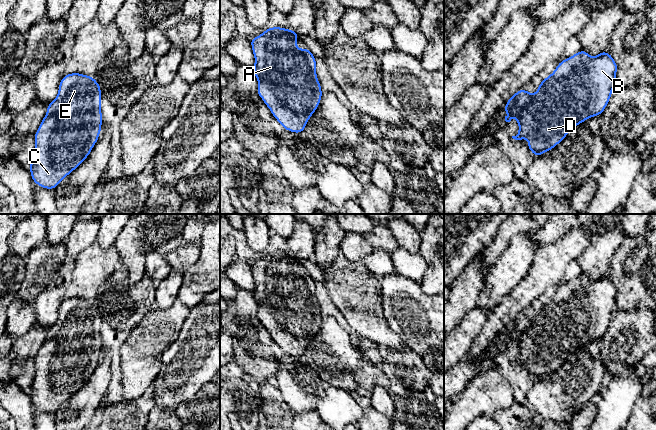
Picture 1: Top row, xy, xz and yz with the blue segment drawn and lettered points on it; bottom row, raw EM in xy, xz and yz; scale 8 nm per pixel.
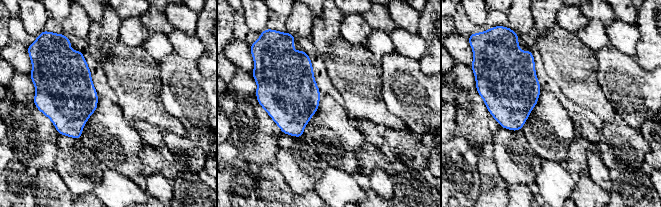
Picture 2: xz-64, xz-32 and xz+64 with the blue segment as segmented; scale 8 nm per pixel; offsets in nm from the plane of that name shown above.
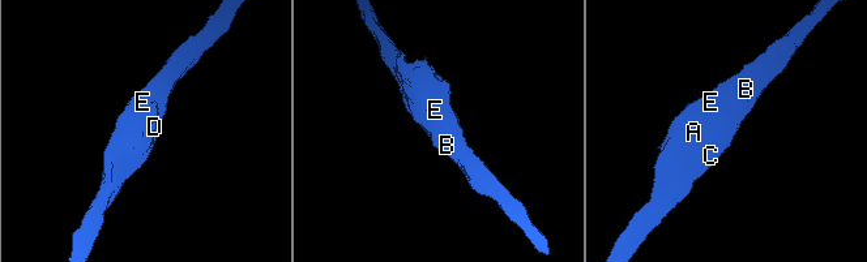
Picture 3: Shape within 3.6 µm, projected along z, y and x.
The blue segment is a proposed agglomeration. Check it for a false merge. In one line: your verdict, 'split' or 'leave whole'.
leave whole

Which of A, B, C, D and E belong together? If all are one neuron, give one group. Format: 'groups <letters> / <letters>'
groups A B C D E

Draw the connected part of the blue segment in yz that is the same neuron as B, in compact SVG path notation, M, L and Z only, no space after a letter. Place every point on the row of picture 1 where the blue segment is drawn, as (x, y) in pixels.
M581 50L562 60L552 74L542 79L534 95L520 89L510 96L504 107L504 113L510 114L505 116L505 121L510 122L515 117L519 125L519 133L512 138L527 138L528 149L534 153L534 157L554 149L572 128L603 113L614 90L617 69L615 60L606 51L591 57Z

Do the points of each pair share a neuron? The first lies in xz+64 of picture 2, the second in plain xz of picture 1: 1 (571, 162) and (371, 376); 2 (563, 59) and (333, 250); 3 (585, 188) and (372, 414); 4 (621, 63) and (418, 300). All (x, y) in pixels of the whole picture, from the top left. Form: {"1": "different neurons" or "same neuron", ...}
{"1": "same neuron", "2": "different neurons", "3": "same neuron", "4": "same neuron"}

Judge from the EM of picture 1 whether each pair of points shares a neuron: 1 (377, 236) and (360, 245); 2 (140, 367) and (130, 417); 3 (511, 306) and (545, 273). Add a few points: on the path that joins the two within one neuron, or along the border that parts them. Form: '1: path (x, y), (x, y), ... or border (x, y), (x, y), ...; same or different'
1: border (361, 235), (372, 248); different
2: border (126, 400), (138, 401); different
3: path (519, 298), (537, 281); same

